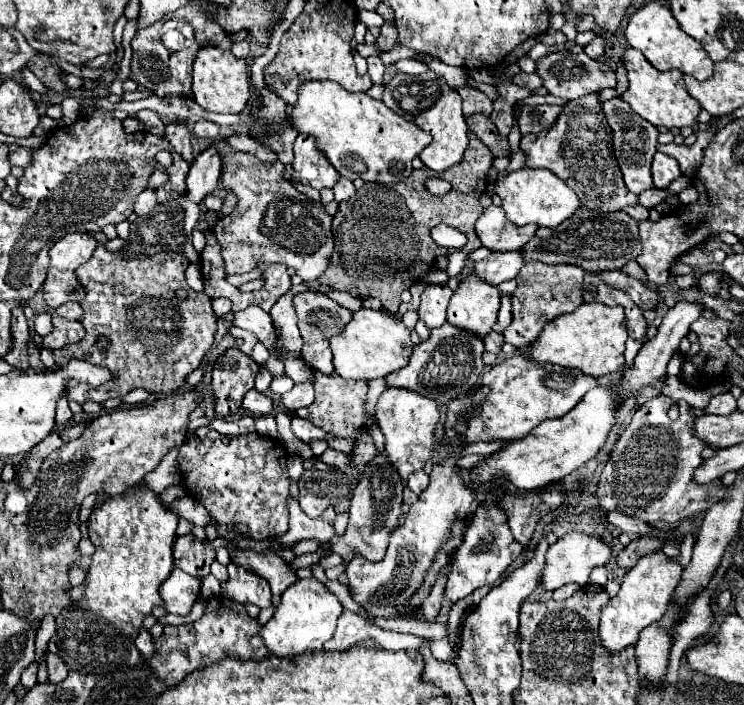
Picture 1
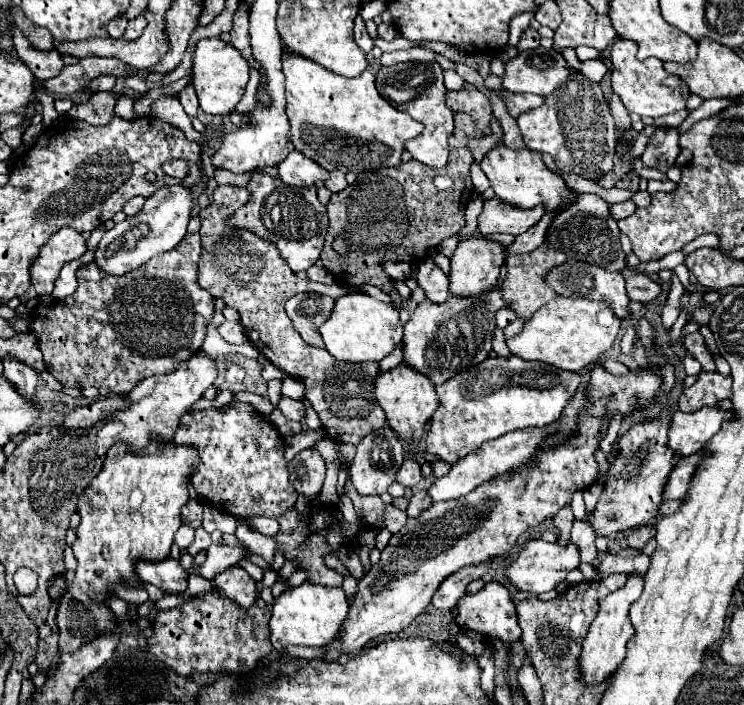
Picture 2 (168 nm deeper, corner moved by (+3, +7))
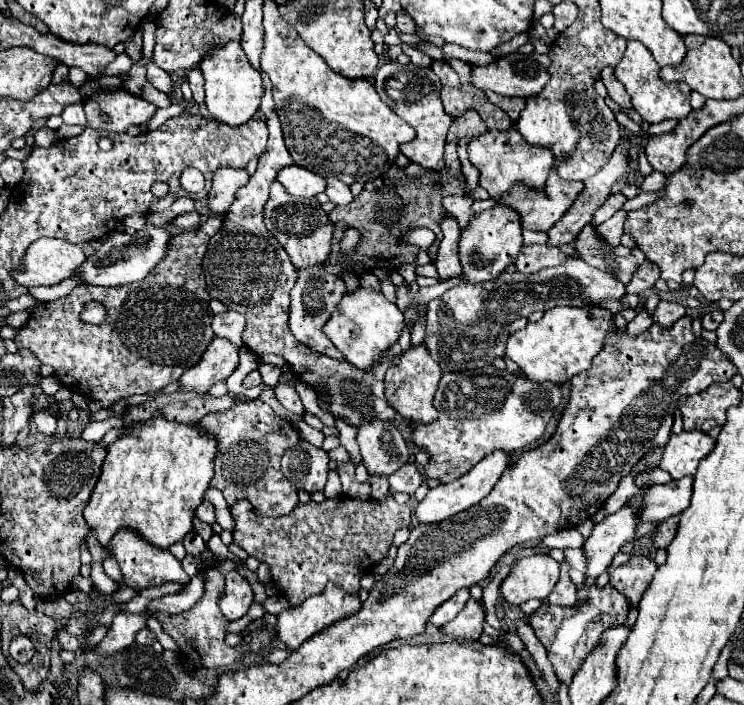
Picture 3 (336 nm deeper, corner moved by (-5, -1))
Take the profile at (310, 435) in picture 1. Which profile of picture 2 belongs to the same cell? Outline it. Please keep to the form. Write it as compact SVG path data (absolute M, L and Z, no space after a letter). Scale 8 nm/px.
M284 395L278 401L278 409L286 415L288 421L302 421L304 413L306 413L302 401L296 401L296 399L290 399L290 397L284 397Z

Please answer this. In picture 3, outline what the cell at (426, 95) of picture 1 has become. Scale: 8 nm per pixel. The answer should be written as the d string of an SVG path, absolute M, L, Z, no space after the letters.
M386 61L374 75L374 87L378 95L388 103L388 107L402 117L406 123L410 123L416 129L416 137L400 147L400 151L412 161L428 171L442 171L444 169L444 145L450 125L454 123L454 117L448 115L440 101L440 89L442 83L438 75L430 67L418 67L414 63L400 65L396 61Z

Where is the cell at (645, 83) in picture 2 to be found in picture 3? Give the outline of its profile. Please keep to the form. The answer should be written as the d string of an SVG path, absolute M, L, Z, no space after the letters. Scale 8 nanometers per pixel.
M628 41L624 59L614 67L616 79L626 87L628 95L632 97L634 109L642 115L644 121L660 123L666 119L676 119L676 121L684 119L692 111L690 97L682 91L686 83L664 83L658 73L660 73L660 65L652 59L652 53L648 53L648 49L636 41Z

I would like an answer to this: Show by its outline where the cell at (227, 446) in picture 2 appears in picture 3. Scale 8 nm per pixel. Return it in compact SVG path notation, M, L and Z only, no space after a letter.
M260 399L236 403L228 411L208 413L198 421L198 427L212 435L218 443L218 451L214 457L214 477L210 487L222 491L228 505L248 499L254 507L256 515L264 517L282 517L288 515L298 503L298 489L284 477L280 469L282 455L292 449L300 437L294 427L280 419L270 405Z

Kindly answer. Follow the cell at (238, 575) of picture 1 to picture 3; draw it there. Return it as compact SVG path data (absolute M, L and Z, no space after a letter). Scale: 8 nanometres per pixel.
M230 571L226 575L226 587L224 597L220 599L220 609L226 615L228 621L236 621L244 617L254 603L254 591L246 577L242 577L238 571Z

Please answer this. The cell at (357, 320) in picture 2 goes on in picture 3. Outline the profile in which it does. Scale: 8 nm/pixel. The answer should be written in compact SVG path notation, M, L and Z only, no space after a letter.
M356 289L346 293L338 303L336 311L324 325L324 333L336 345L336 349L344 355L344 359L358 369L370 369L380 359L384 351L388 351L400 337L404 329L404 315L402 311L390 303L382 293L372 289Z

